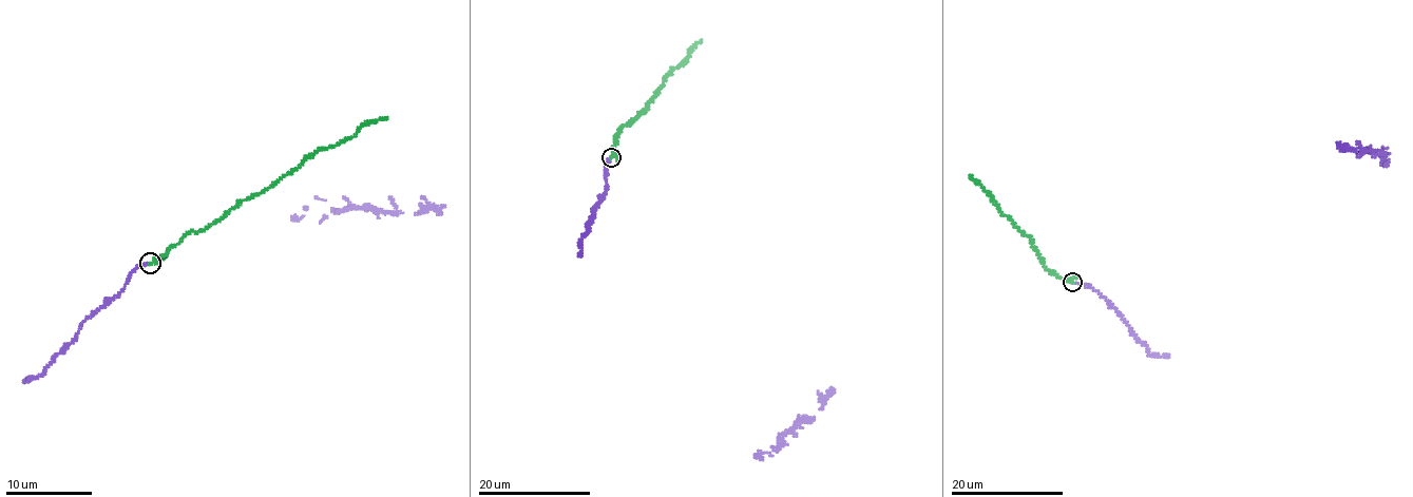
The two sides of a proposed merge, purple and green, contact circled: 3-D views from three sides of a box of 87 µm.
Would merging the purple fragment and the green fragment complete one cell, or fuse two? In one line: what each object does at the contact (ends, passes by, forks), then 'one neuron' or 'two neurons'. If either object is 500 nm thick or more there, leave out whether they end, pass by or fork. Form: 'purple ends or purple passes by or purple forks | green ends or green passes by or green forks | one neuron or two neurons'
purple ends | green ends | one neuron

